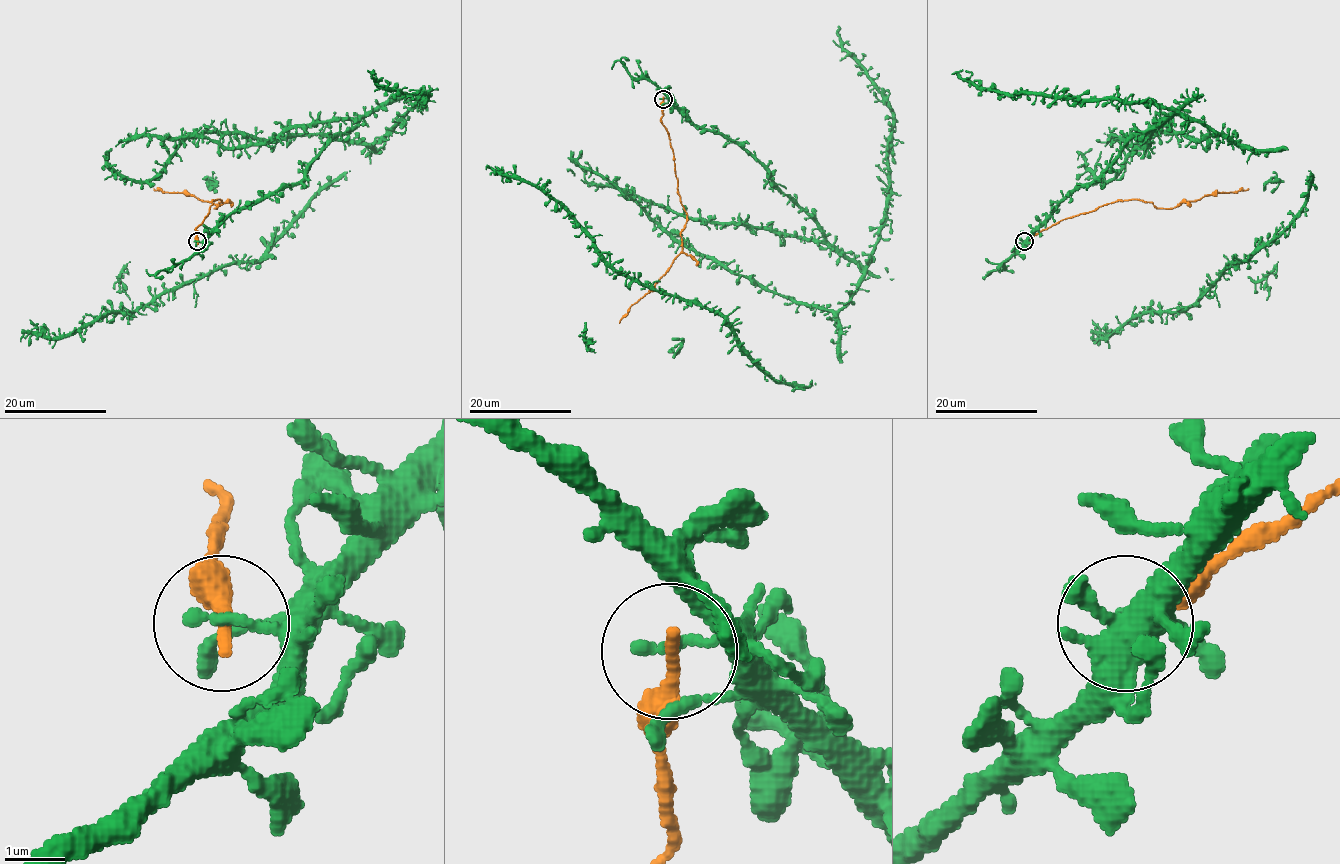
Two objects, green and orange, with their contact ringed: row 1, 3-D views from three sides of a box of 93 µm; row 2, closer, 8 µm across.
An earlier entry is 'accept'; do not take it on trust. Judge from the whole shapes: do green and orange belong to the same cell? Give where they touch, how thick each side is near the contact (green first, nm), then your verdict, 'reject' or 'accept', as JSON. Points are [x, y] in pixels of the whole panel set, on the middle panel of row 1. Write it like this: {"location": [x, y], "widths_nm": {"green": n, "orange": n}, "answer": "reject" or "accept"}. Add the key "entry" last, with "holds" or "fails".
{"location": [663, 99], "widths_nm": {"green": 200, "orange": 240}, "answer": "reject", "entry": "fails"}

